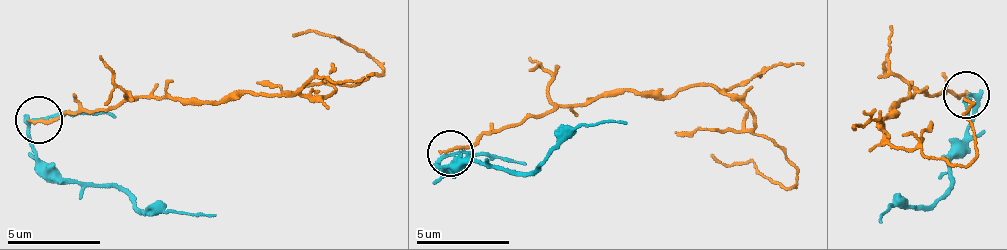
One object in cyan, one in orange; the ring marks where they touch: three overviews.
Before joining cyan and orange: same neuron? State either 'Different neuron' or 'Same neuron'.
Different neuron

